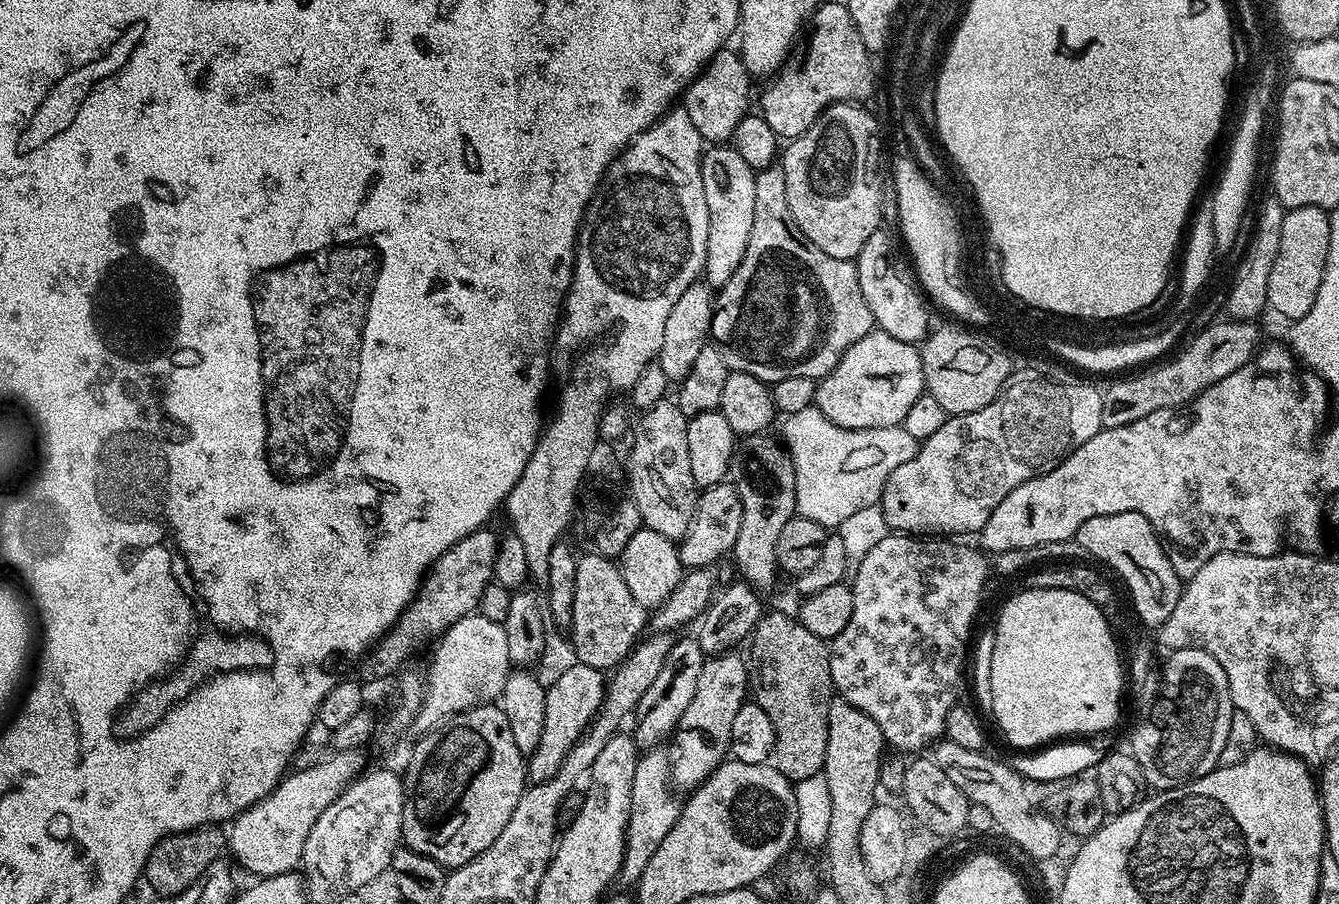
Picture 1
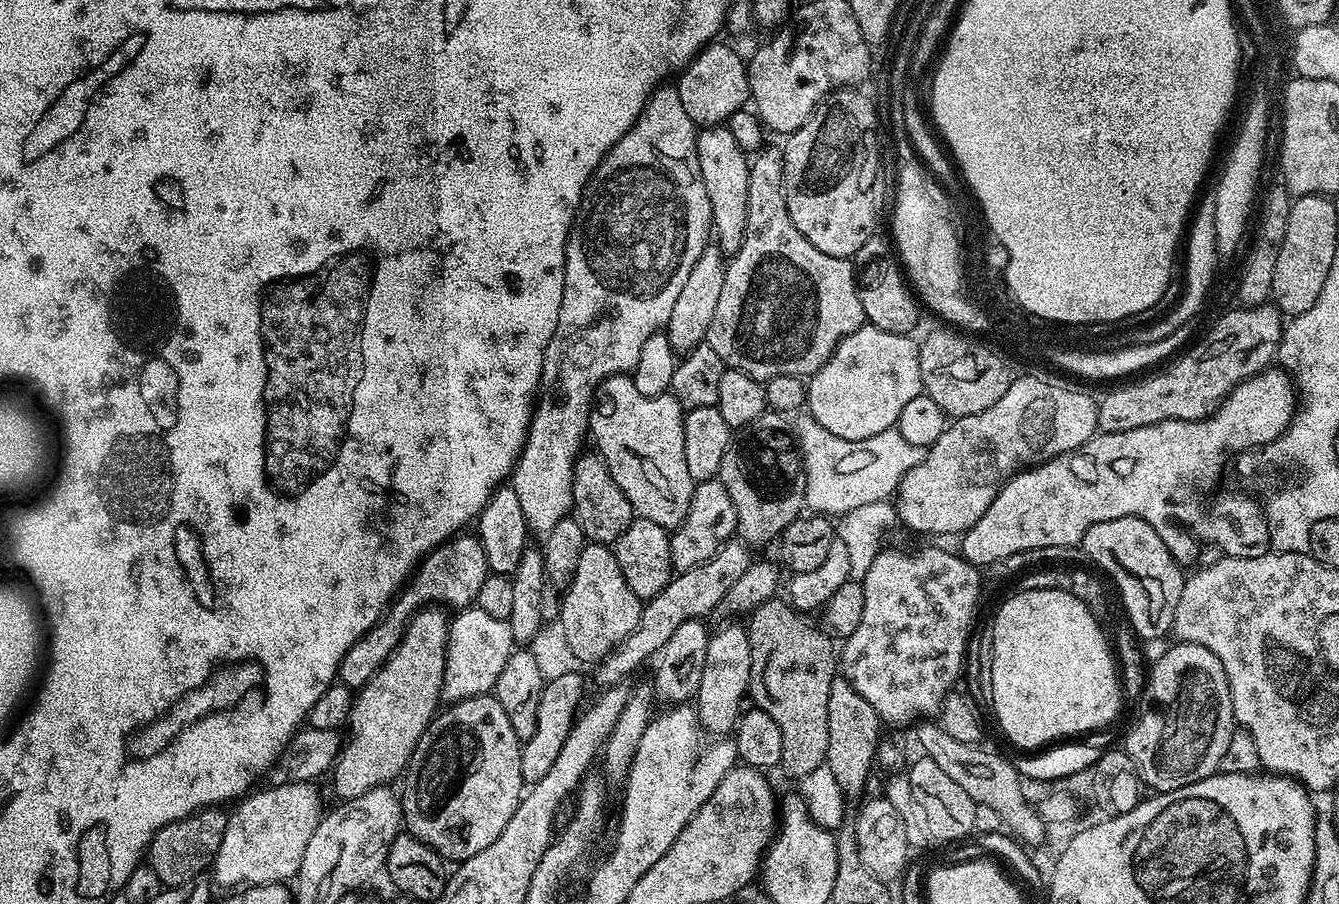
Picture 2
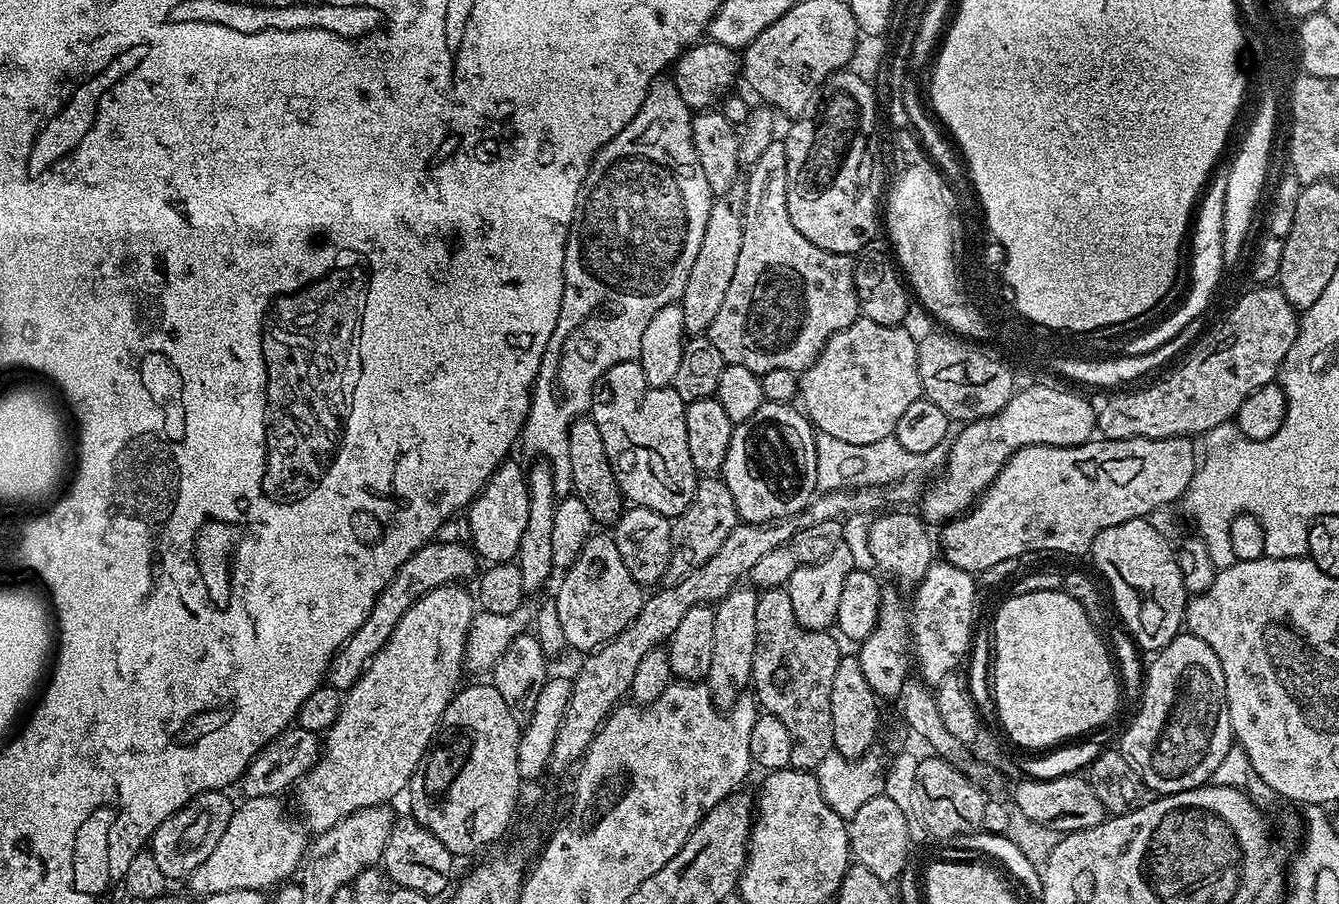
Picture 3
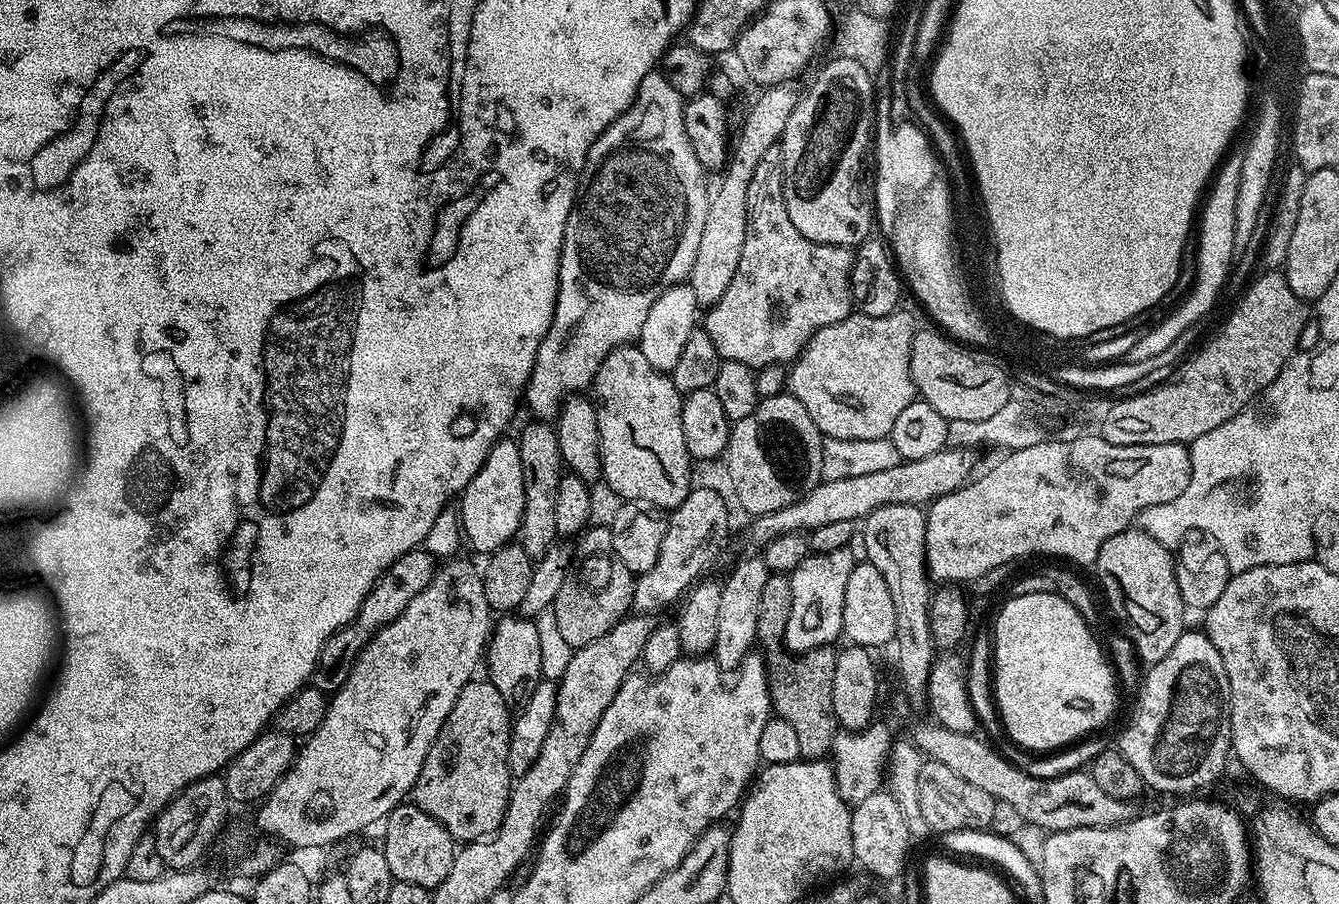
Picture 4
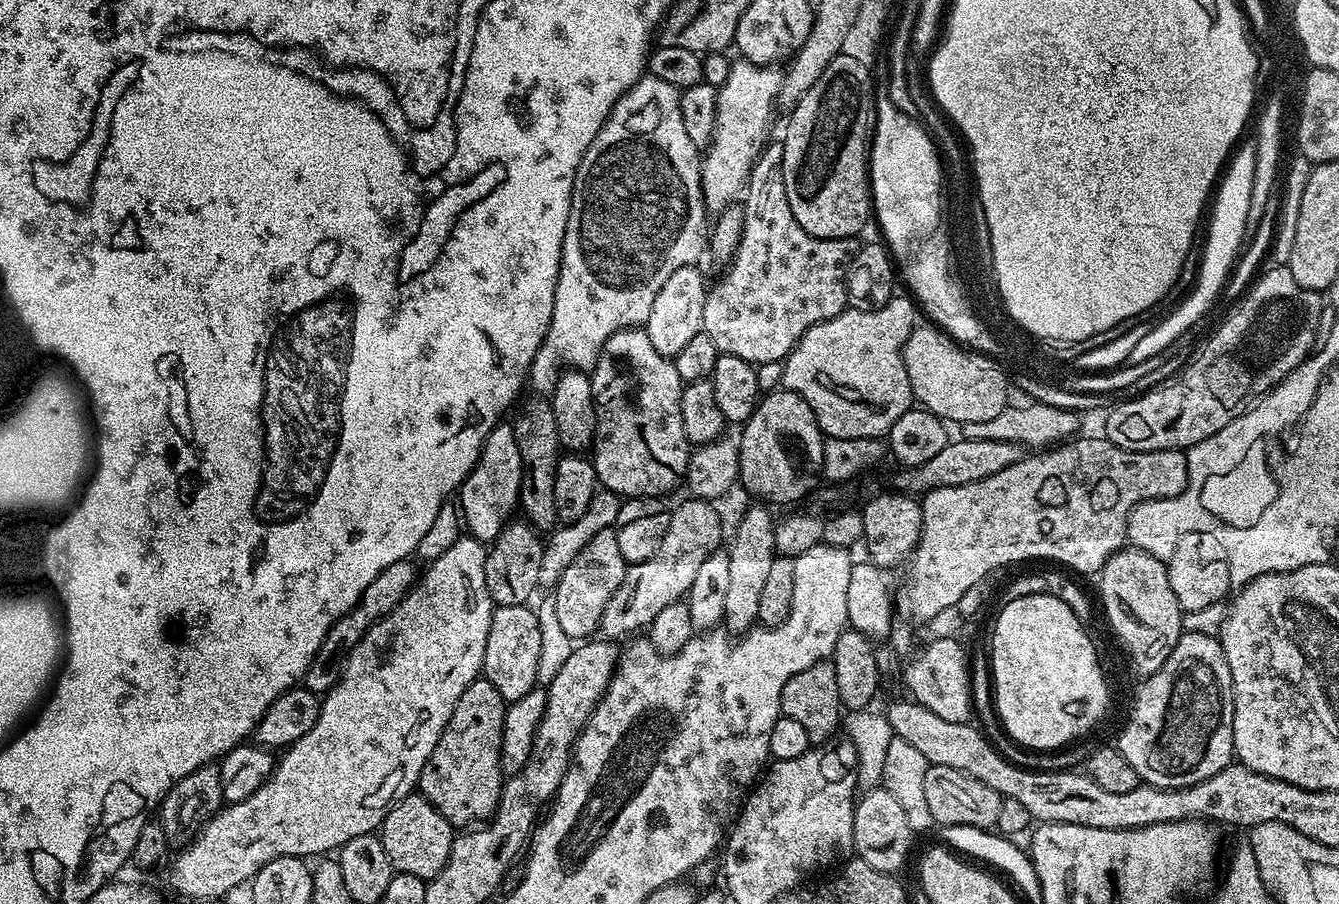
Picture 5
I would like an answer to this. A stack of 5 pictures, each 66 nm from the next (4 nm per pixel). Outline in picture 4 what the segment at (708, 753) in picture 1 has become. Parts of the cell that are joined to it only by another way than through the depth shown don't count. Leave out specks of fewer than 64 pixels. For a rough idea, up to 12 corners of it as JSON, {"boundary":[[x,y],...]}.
{"boundary":[[763,555],[723,577],[714,659],[739,669],[757,643]]}

